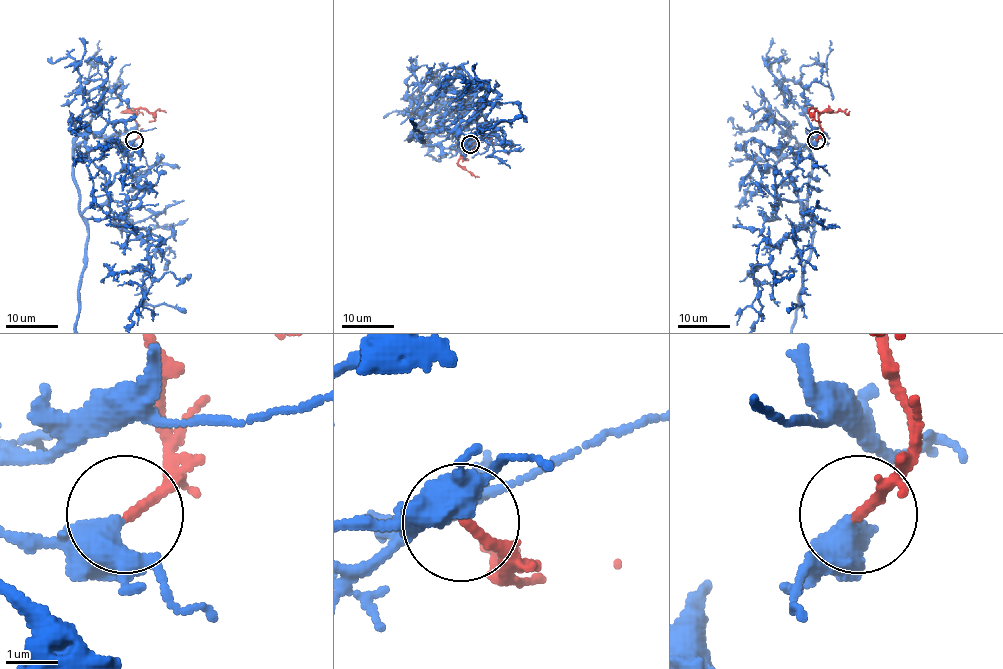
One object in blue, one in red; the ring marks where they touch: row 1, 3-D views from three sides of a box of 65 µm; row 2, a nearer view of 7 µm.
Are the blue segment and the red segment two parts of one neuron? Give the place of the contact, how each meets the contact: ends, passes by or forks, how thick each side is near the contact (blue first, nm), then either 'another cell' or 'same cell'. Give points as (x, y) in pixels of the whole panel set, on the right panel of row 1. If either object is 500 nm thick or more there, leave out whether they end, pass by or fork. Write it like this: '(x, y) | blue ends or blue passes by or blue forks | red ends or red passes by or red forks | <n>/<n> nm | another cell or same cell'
(816, 140) | blue passes by | red ends | 400/180 nm | same cell

